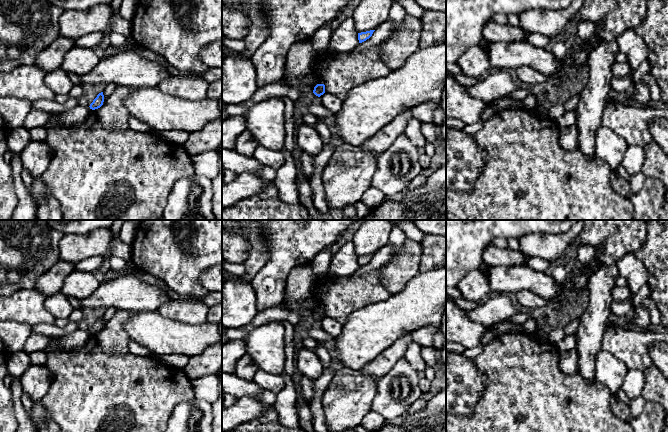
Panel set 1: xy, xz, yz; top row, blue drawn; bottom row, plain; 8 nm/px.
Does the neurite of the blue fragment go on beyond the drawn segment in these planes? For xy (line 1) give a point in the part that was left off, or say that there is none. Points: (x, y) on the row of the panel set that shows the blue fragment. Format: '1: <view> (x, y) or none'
1: none

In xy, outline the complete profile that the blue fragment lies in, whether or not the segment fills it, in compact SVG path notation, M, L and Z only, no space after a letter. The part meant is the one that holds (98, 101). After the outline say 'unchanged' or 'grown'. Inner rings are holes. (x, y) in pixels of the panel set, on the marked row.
M103 92L99 93L97 97L93 100L93 102L90 104L90 109L95 110L100 108L103 105L104 102L104 95Z; unchanged

